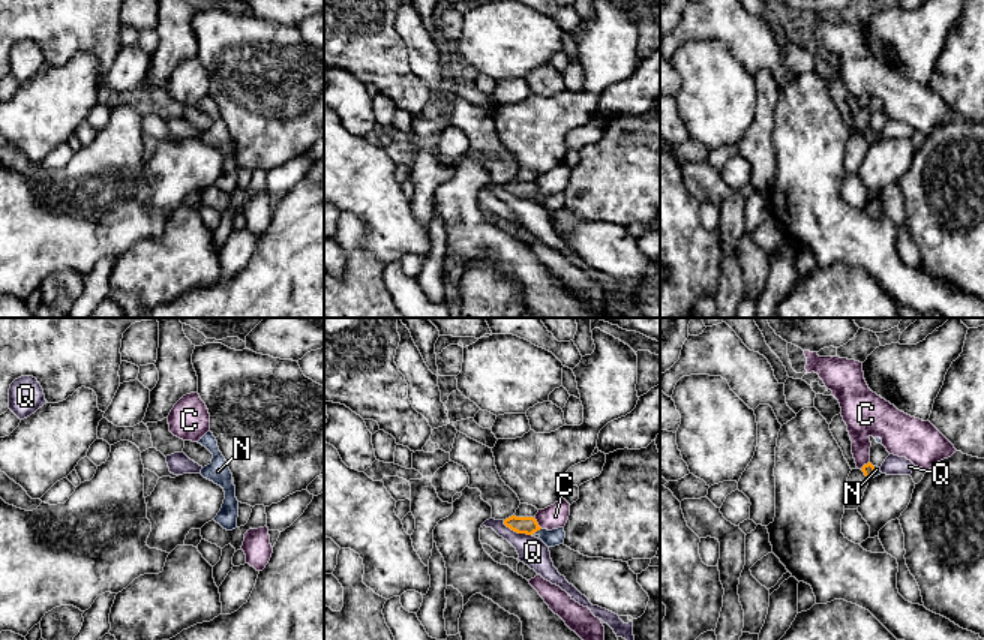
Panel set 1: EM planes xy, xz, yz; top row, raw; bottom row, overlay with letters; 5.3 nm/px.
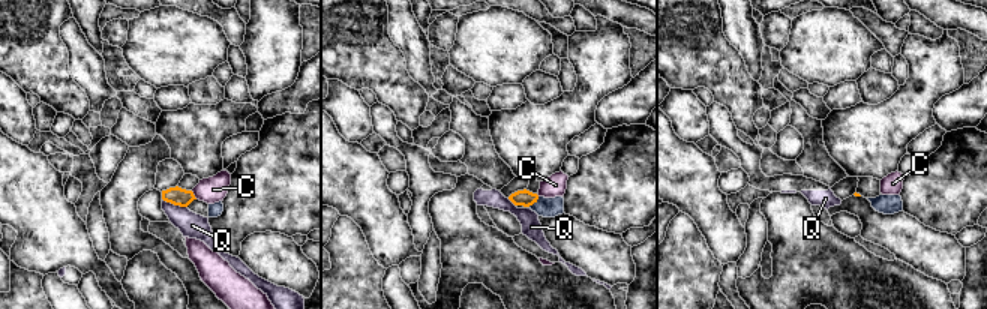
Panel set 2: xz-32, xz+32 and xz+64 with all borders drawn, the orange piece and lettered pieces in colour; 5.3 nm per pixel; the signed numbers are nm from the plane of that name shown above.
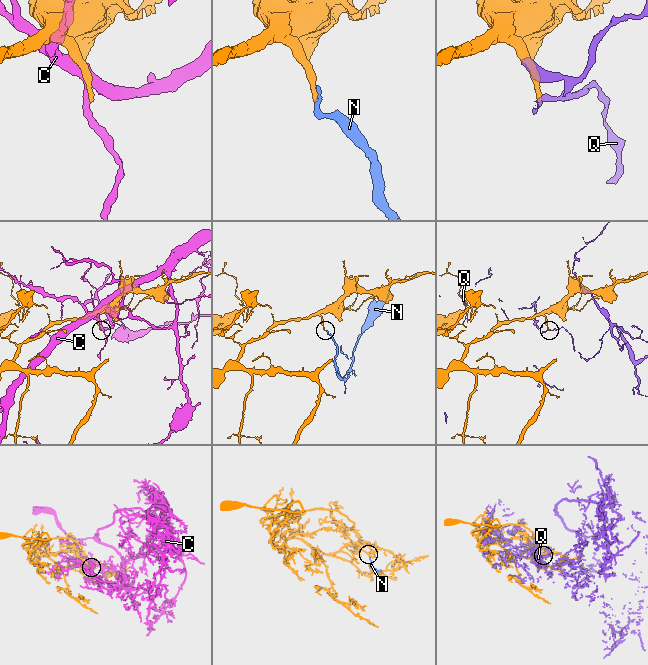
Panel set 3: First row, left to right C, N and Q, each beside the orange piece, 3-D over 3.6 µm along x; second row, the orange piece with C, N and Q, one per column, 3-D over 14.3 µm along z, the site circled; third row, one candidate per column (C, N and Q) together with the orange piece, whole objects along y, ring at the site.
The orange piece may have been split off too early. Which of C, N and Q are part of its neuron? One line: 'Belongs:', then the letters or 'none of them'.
Belongs: N

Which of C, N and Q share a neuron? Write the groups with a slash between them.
C / N / Q

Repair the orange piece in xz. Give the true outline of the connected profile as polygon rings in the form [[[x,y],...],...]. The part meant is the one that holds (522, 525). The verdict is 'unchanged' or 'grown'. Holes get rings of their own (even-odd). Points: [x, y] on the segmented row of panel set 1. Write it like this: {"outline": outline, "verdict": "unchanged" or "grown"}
{"outline": [[[512,516],[504,520],[504,525],[518,534],[538,535],[540,540],[548,547],[560,546],[564,543],[564,538],[566,538],[564,528],[558,528],[552,531],[542,529],[534,517]]], "verdict": "grown"}

